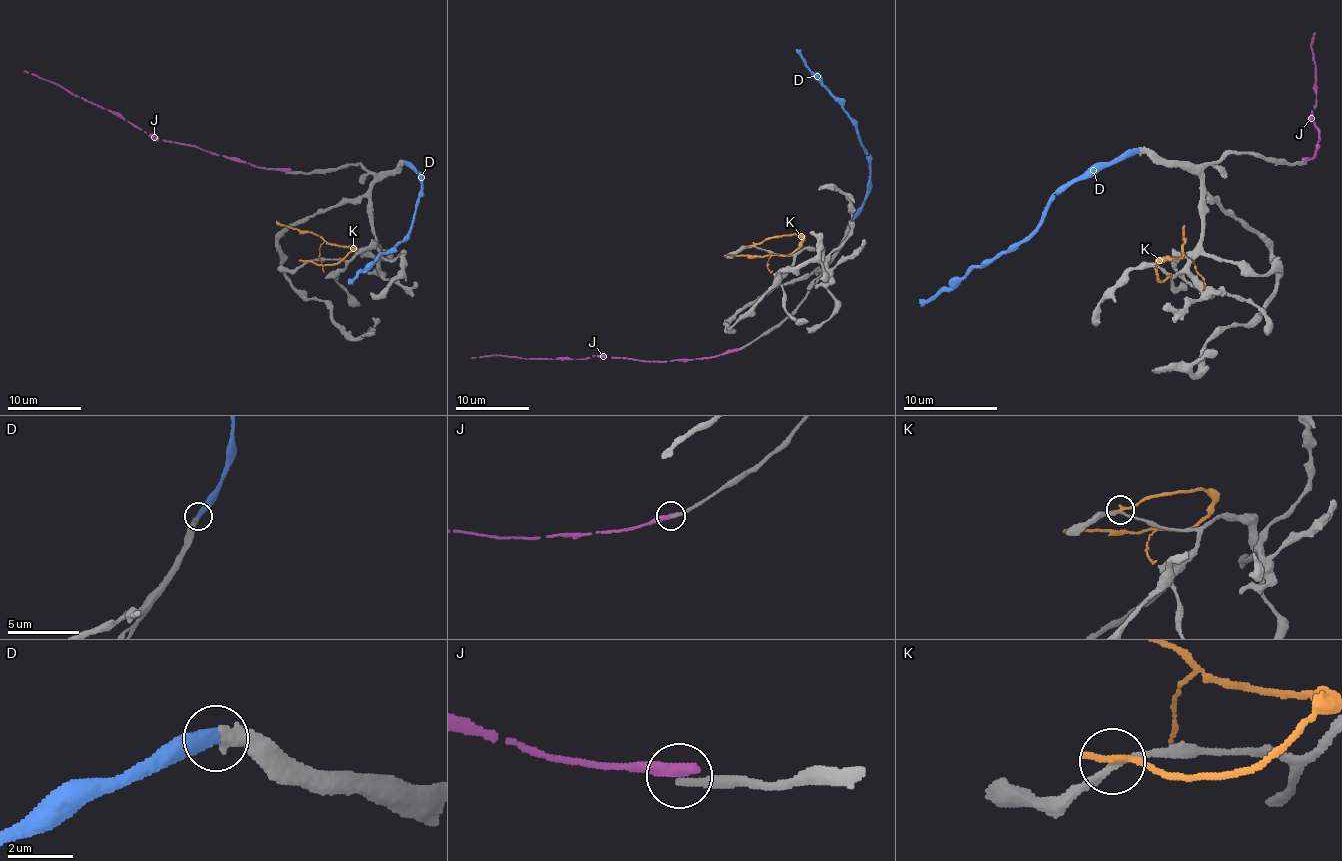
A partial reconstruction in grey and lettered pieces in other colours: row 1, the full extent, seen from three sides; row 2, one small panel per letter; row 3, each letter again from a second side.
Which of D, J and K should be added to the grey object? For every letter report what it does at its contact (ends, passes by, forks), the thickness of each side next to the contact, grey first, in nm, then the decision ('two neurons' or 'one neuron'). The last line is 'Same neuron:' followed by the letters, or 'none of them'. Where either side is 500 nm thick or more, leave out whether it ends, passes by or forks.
D: it ends; calibres 440 and 440 nm; one neuron
J: it ends; calibres 240 and 400 nm; two neurons
K: it ends; calibres 180 and 260 nm; two neurons
Same neuron: D

